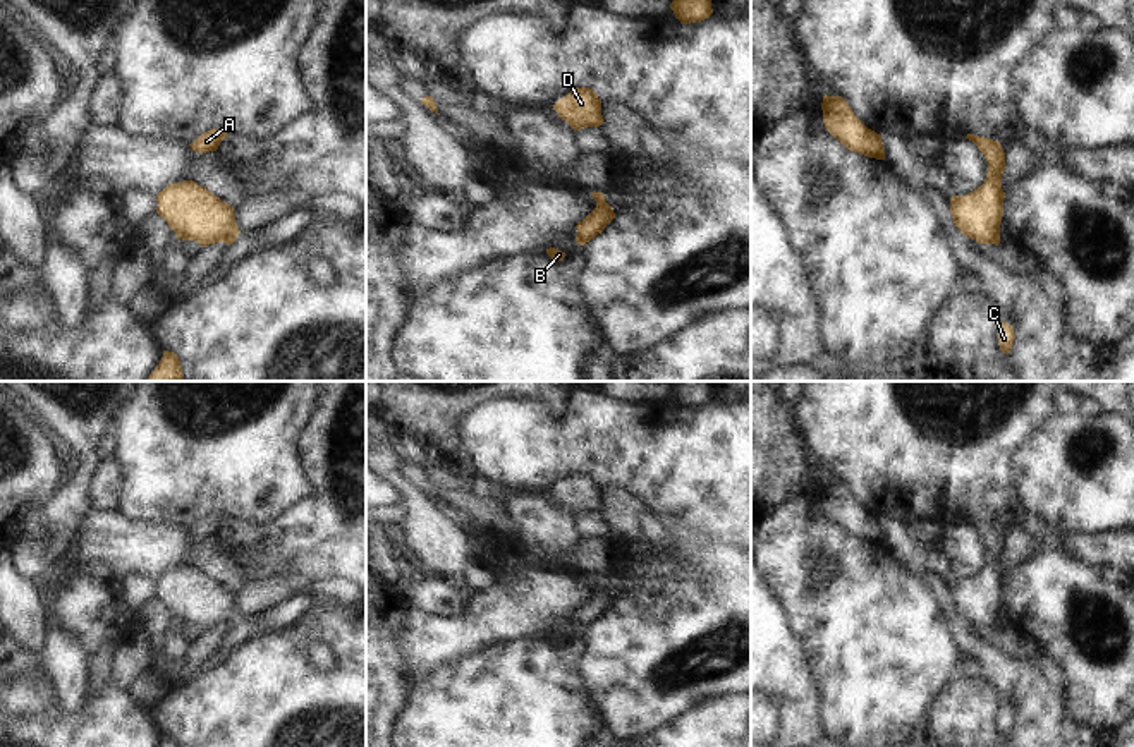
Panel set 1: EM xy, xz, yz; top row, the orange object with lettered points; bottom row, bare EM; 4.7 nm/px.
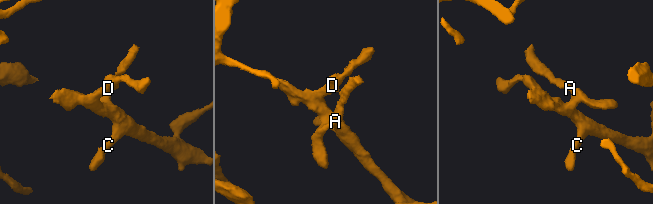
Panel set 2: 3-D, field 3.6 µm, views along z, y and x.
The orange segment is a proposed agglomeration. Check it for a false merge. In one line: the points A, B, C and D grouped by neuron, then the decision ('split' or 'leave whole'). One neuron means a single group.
A B C D; leave whole

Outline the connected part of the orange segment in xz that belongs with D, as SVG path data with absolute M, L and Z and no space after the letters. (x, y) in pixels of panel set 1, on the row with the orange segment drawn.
M577 88L570 91L553 105L553 110L574 131L600 127L603 124L601 100L589 88Z

